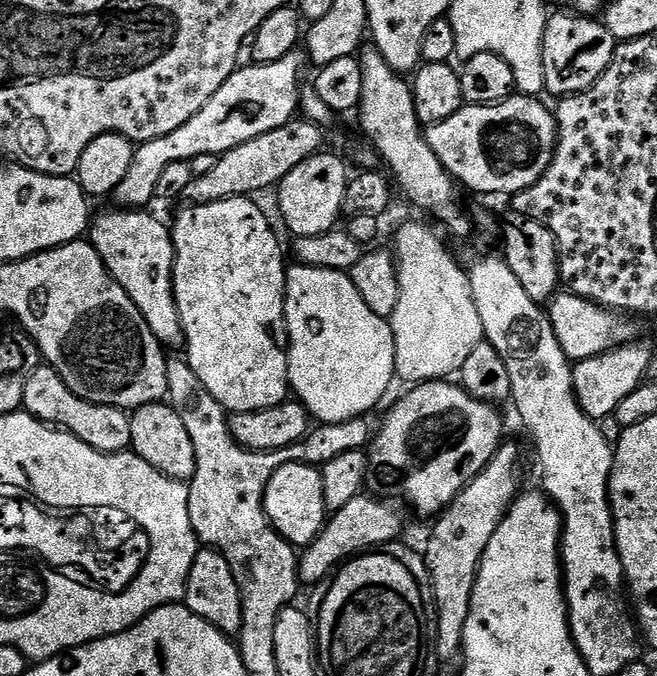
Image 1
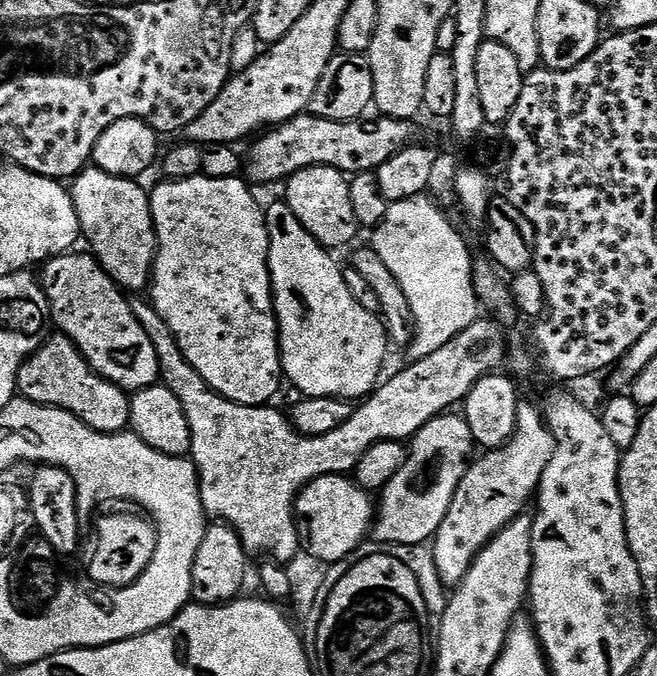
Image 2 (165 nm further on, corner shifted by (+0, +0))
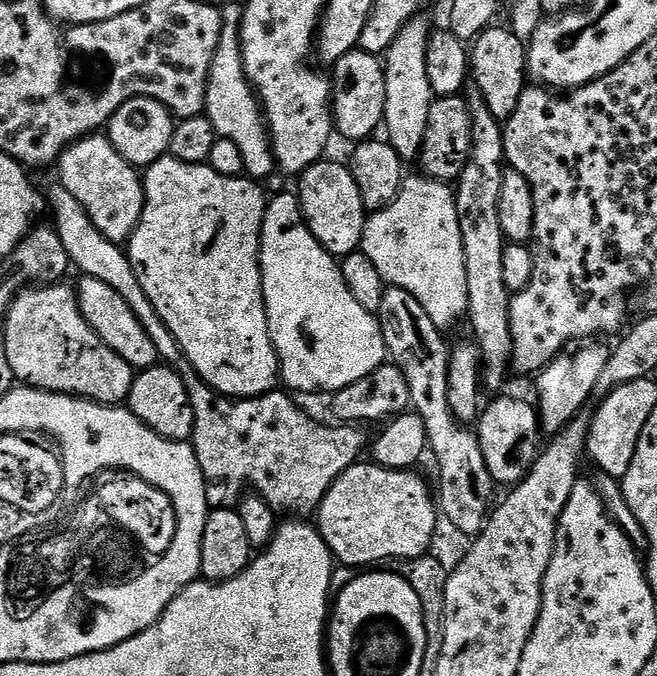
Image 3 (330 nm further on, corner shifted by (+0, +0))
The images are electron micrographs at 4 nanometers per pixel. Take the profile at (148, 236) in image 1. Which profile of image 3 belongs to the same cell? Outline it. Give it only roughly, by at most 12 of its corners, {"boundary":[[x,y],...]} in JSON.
{"boundary":[[107,135],[68,145],[59,183],[106,238],[144,208],[139,171]]}

